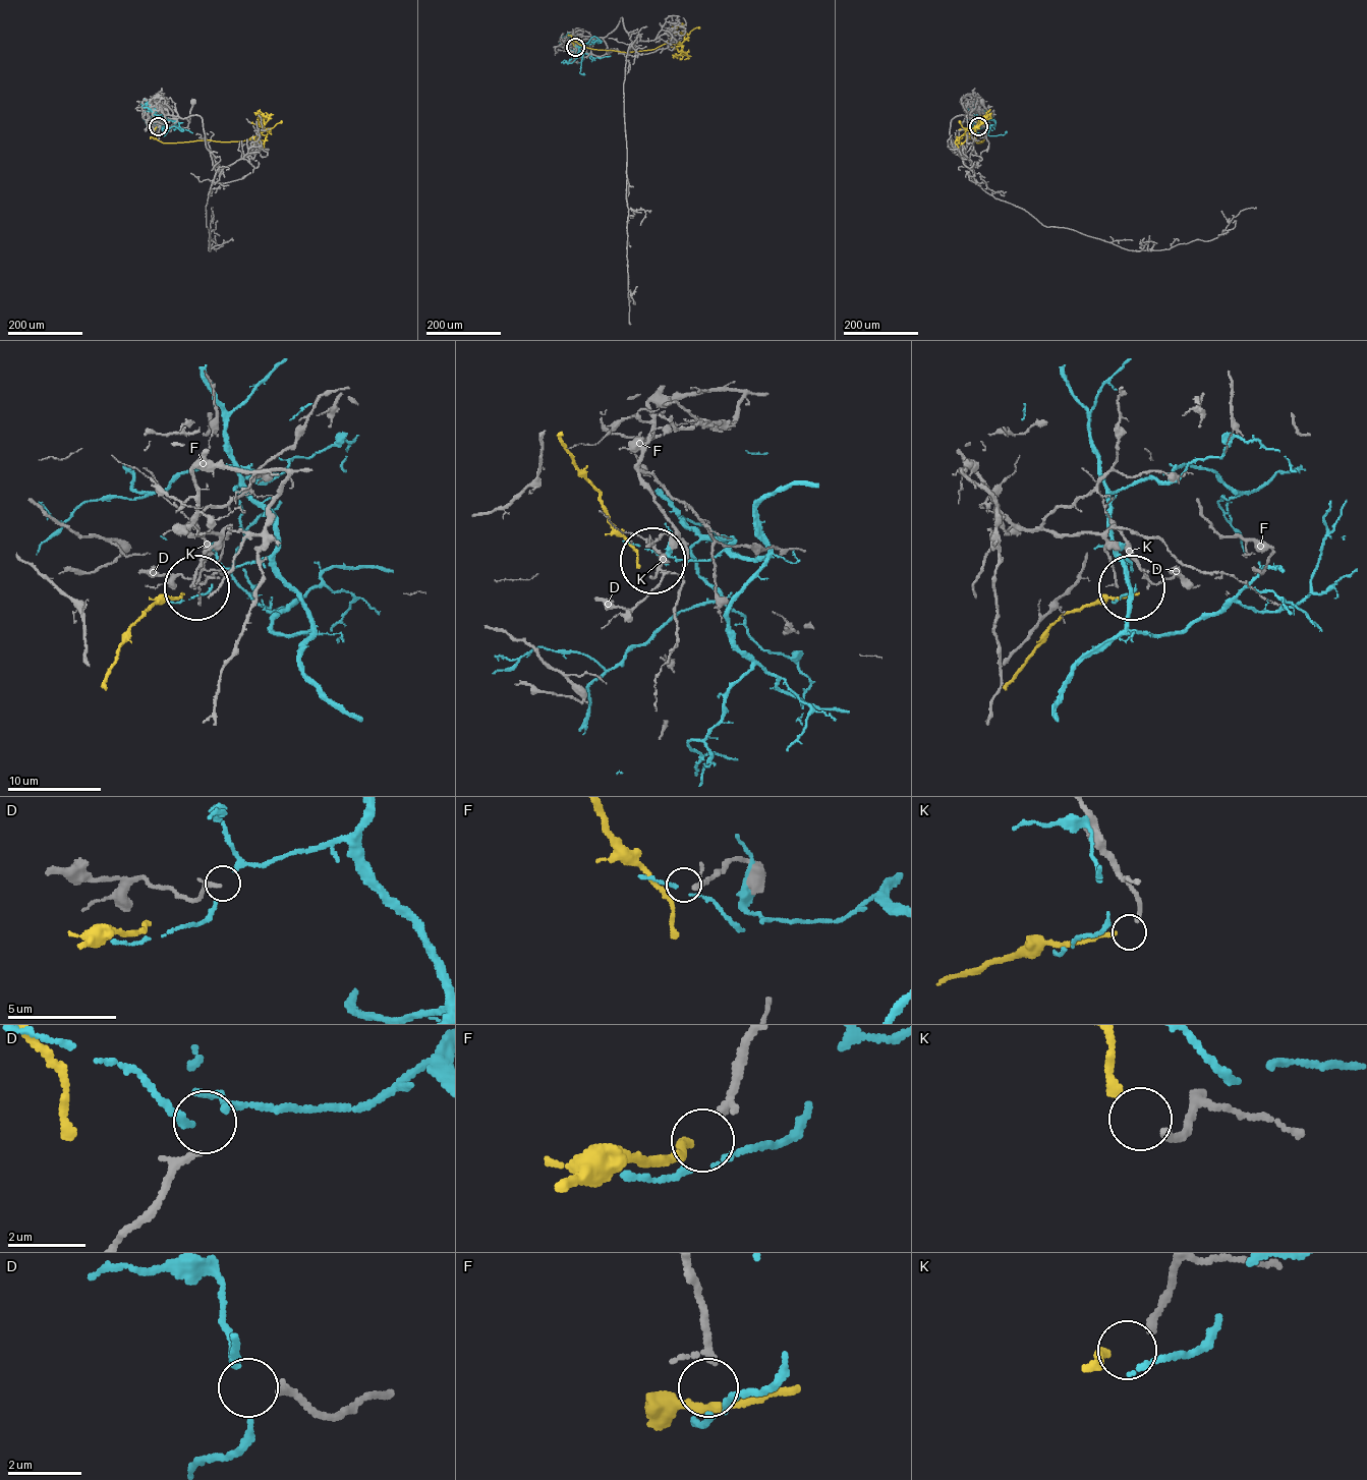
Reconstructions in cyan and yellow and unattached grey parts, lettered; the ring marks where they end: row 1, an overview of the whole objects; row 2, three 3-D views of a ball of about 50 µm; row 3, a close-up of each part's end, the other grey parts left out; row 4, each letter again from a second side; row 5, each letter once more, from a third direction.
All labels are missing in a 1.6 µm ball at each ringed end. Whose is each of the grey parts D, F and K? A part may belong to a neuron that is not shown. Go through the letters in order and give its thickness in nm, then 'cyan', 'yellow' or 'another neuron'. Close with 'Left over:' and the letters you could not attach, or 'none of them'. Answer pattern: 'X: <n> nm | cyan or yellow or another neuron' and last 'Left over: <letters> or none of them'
D: 190 nm | cyan
F: 160 nm | another neuron
K: 200 nm | yellow
Left over: F

